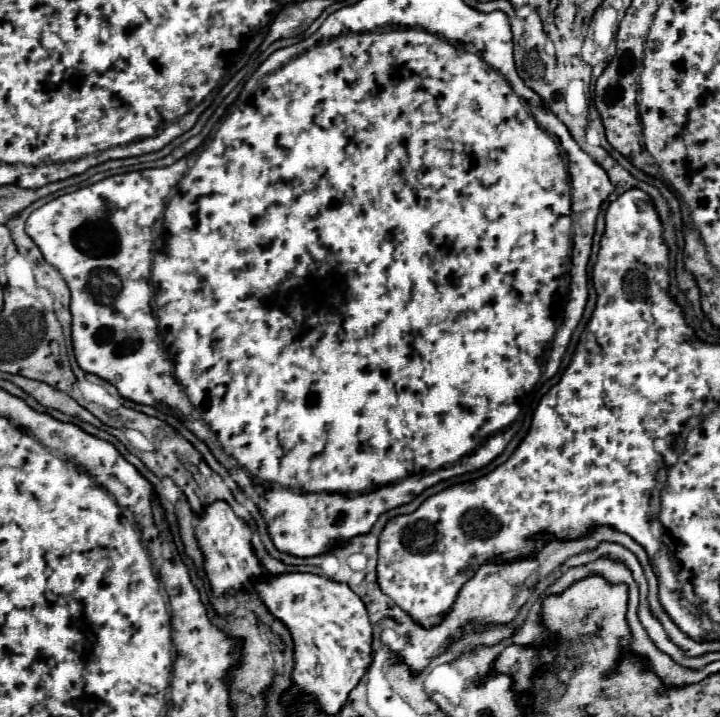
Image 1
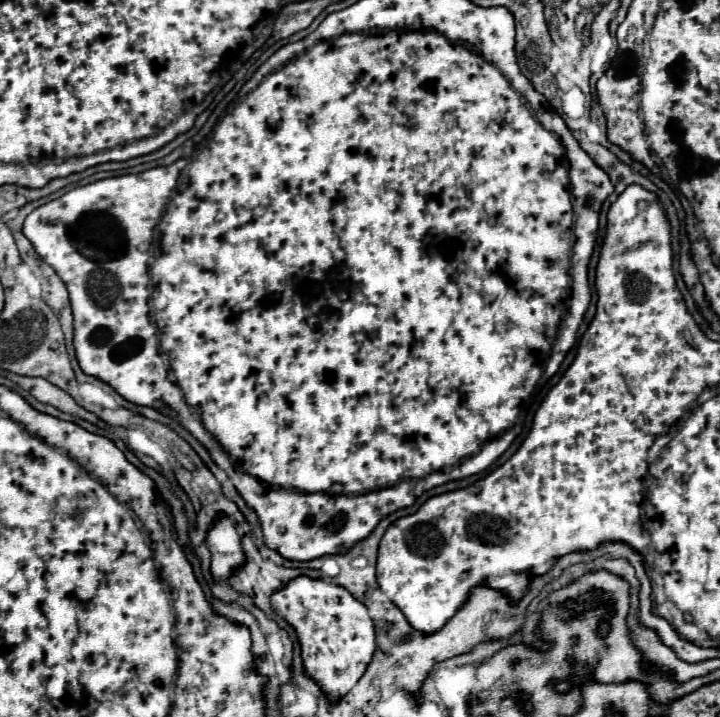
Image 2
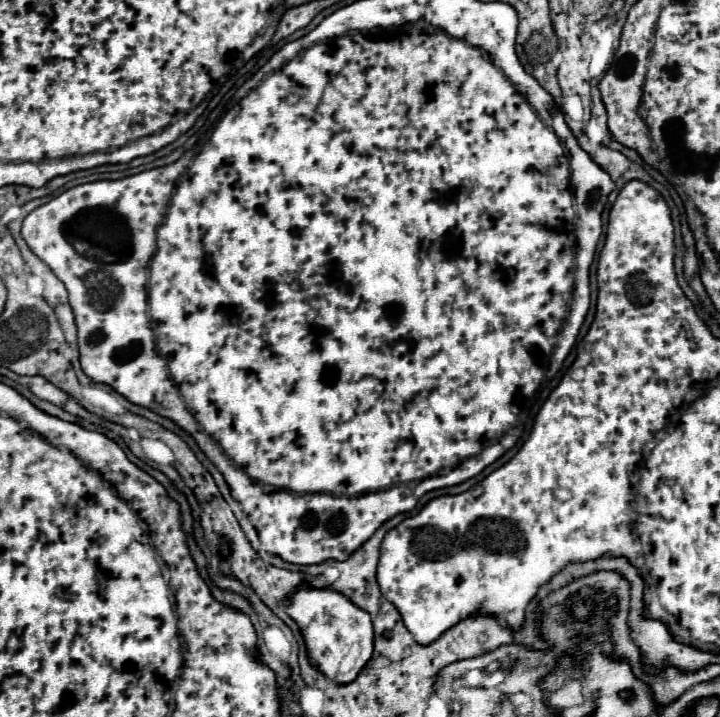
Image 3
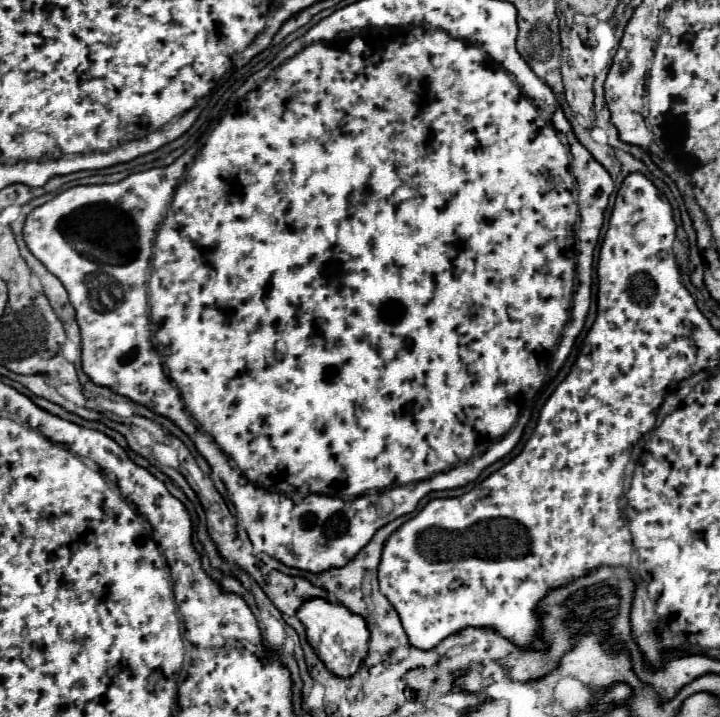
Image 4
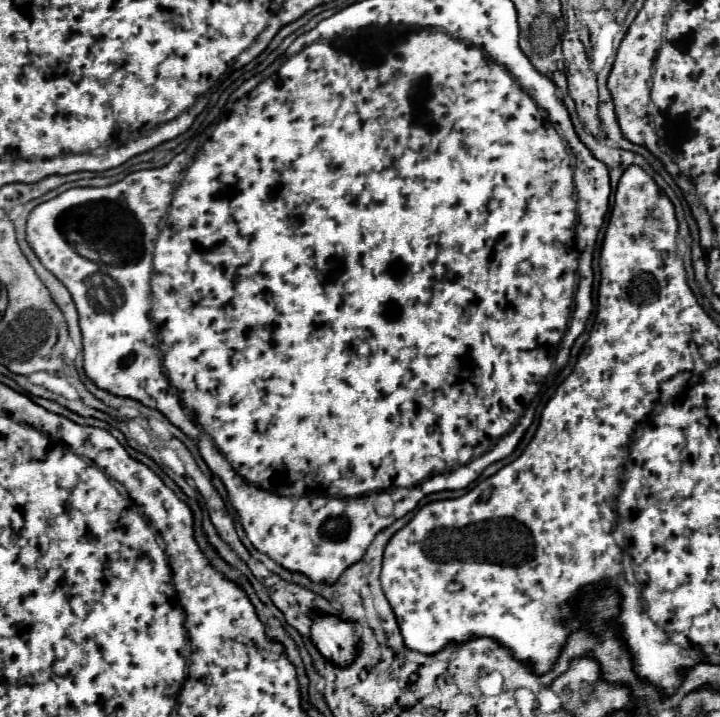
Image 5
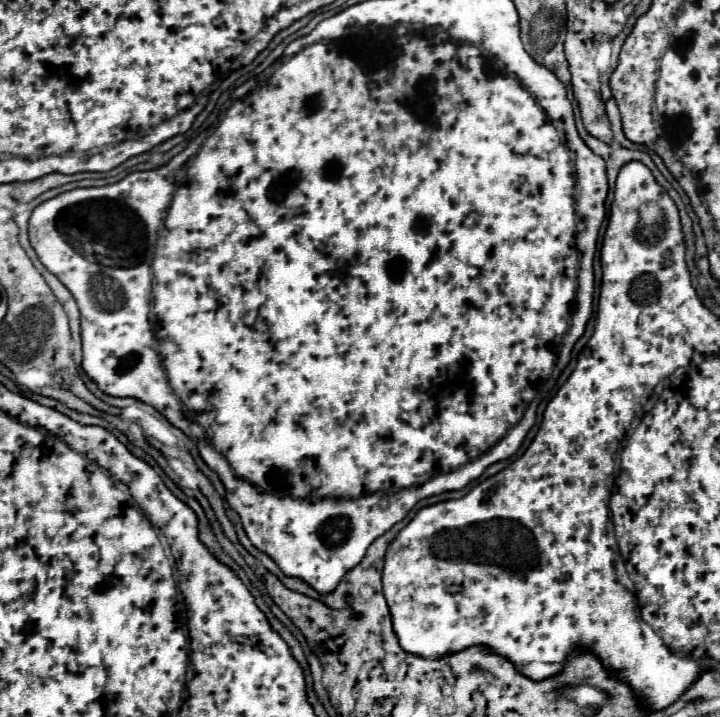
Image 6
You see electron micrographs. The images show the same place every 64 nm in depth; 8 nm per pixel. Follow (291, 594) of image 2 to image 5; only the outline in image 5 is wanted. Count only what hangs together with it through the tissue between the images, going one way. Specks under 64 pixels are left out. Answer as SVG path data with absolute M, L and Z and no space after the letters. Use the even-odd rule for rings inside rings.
M318 616L310 634L320 654L338 666L350 664L358 654L356 624L346 622L340 616Z

